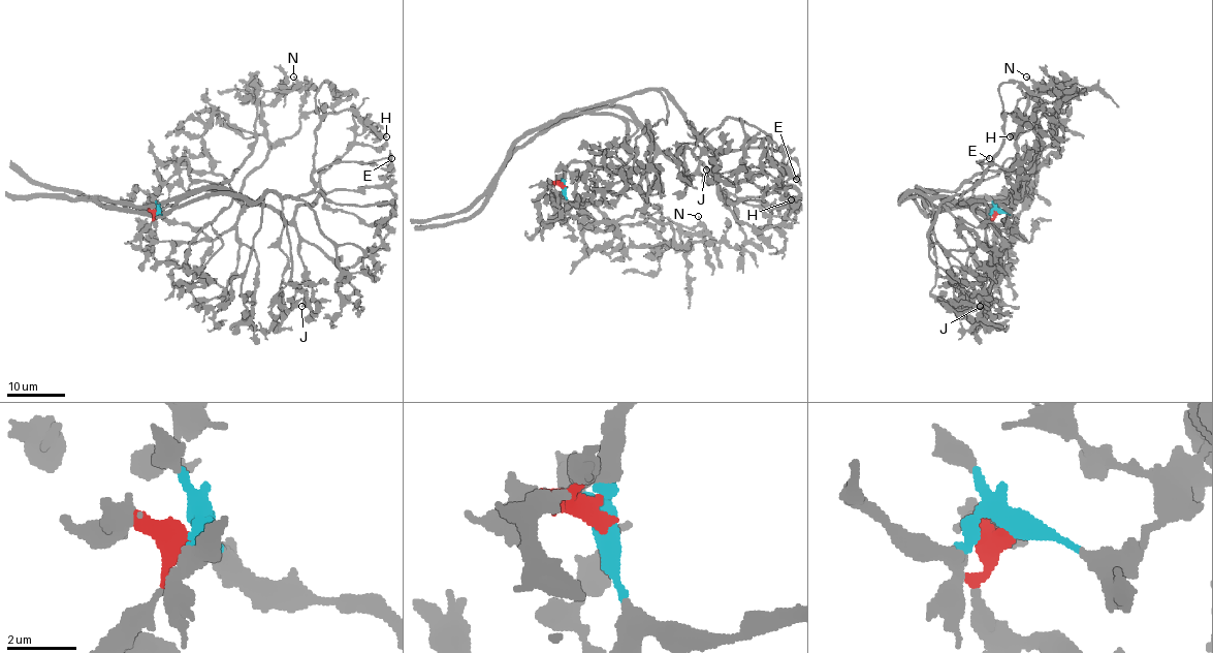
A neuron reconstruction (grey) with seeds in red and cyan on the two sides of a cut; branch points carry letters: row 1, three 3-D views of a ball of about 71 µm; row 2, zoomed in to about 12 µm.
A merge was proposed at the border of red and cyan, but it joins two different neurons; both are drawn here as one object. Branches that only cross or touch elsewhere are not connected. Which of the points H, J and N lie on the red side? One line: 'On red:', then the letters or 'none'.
On red: none

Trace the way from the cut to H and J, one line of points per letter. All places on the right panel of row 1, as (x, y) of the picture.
H: (998, 212), (1009, 239), (963, 206), (982, 221), (1009, 198), (1041, 143), (1010, 135)
J: (998, 212), (1016, 221), (1009, 239), (978, 210), (963, 206), (984, 217), (993, 262), (991, 288), (979, 306)

